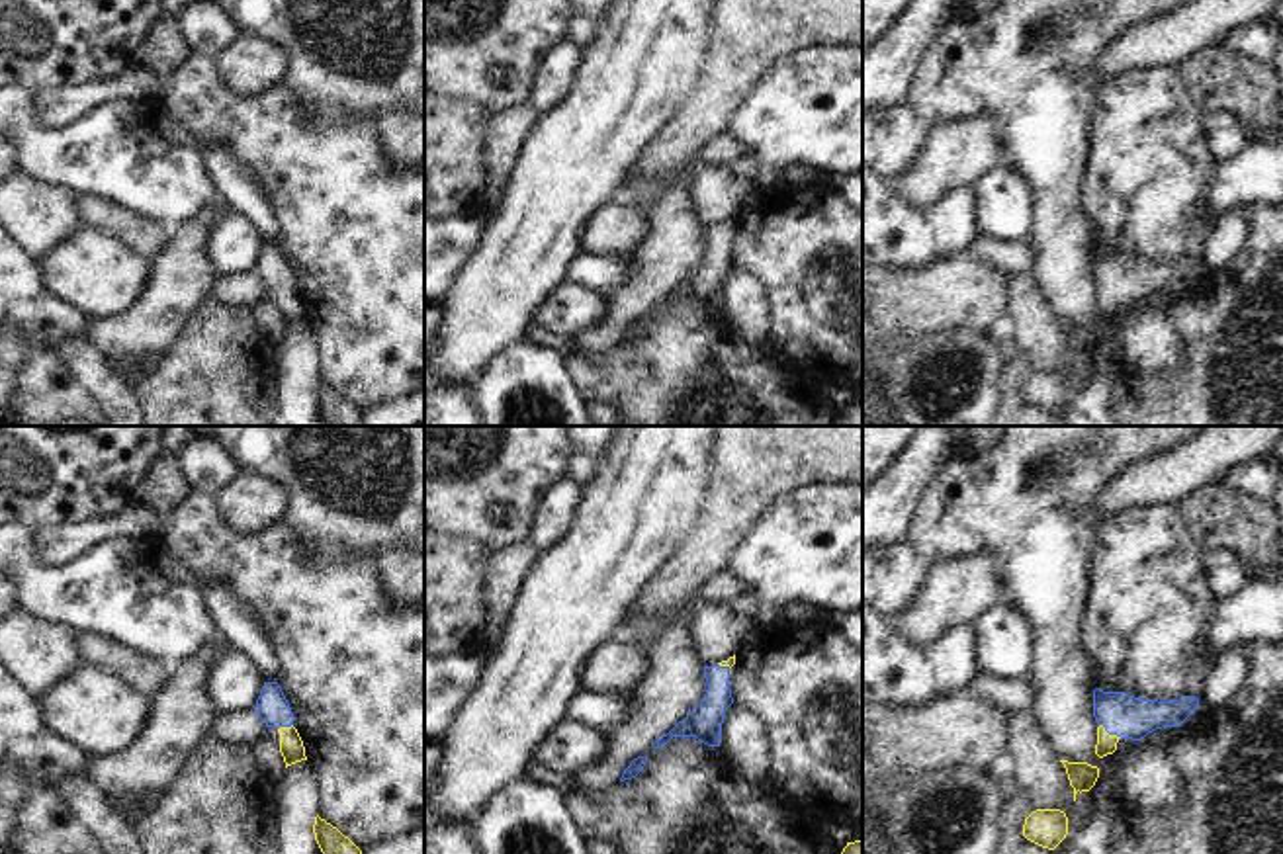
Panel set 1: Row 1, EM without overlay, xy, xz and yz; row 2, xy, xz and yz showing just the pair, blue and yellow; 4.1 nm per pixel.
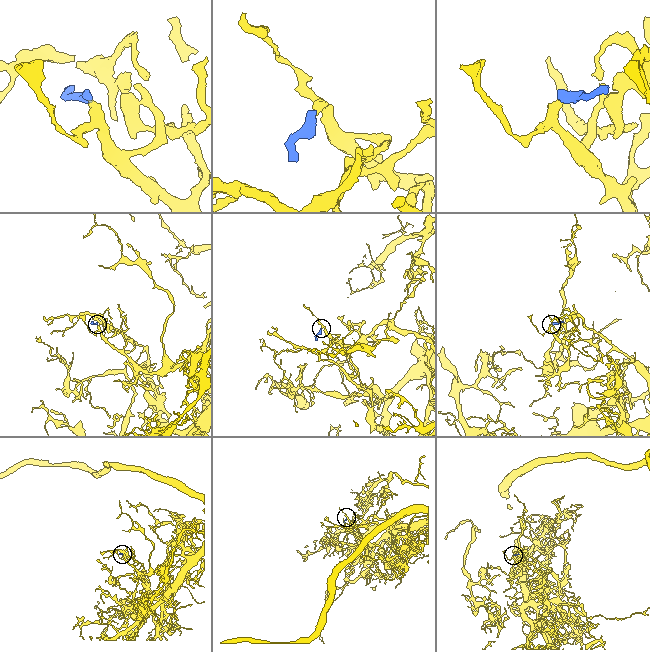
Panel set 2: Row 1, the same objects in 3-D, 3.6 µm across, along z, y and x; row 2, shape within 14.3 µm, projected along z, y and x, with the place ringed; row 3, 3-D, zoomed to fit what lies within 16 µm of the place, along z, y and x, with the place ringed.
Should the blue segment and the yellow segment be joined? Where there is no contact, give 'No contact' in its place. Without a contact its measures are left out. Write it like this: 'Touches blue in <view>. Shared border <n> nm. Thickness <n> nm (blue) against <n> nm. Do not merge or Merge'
Touches blue in yz. Shared border 110 nm. Thickness 180 nm (blue) against 80 nm. Merge

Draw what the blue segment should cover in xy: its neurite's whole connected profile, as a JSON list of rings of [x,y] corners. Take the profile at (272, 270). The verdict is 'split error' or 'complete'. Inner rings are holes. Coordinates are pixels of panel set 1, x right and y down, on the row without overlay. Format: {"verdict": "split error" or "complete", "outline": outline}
{"verdict": "split error", "outline": [[[264,244],[254,274],[268,289],[278,291],[286,330],[307,322],[303,303],[293,289],[295,279],[278,244]]]}

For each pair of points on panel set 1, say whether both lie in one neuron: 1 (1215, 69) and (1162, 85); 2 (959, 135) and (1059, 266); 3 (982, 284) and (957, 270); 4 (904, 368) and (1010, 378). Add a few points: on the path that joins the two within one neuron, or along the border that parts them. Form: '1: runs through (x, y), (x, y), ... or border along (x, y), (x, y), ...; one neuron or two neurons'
1: border along (1178, 69), (1190, 96), (1201, 108); two neurons
2: border along (986, 116), (1000, 143), (1000, 161); two neurons
3: runs through (976, 284), (963, 276); one neuron
4: border along (1014, 352), (1000, 380), (998, 405); two neurons

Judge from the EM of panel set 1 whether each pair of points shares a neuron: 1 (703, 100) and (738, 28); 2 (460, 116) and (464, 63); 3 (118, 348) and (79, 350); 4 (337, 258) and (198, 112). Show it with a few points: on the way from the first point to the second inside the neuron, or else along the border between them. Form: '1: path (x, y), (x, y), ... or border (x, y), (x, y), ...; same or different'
1: path (720, 83), (738, 57), (738, 45); same
2: border (444, 94), (478, 100), (491, 112); different
3: border (83, 335), (124, 380); different
4: path (325, 215), (241, 131); same

